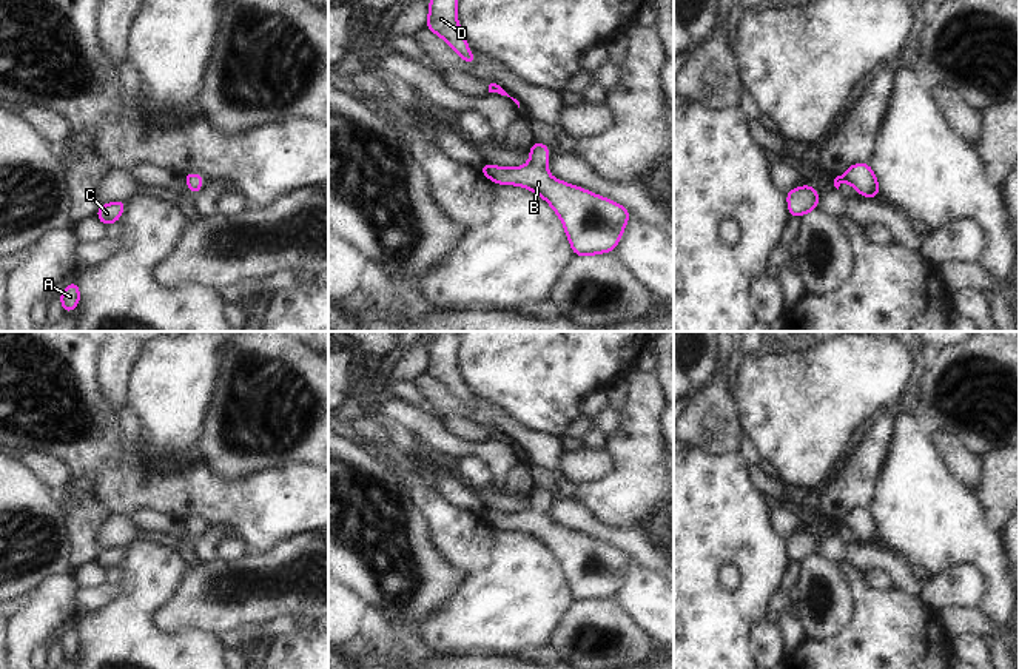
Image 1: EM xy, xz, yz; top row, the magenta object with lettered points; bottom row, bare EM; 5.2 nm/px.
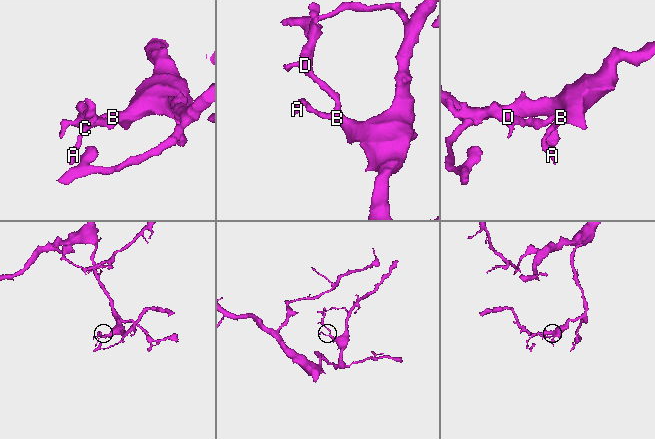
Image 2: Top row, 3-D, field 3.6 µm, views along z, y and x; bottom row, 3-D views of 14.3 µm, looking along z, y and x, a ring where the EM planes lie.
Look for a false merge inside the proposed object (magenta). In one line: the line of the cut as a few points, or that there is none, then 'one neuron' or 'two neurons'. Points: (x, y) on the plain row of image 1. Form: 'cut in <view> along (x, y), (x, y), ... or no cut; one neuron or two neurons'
no cut; one neuron

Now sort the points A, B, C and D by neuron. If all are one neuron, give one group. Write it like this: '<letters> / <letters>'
A B C D

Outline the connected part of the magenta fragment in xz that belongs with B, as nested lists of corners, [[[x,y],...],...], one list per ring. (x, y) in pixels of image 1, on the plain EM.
[[[536,487],[524,512],[503,513],[484,509],[479,516],[496,530],[518,530],[540,540],[561,564],[575,601],[612,598],[631,556],[620,549],[577,530],[553,524],[547,516],[549,493]]]

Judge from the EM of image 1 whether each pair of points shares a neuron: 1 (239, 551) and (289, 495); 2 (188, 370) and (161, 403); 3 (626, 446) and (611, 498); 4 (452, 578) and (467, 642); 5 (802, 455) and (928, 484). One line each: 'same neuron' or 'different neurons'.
1: different neurons
2: same neuron
3: same neuron
4: different neurons
5: different neurons

